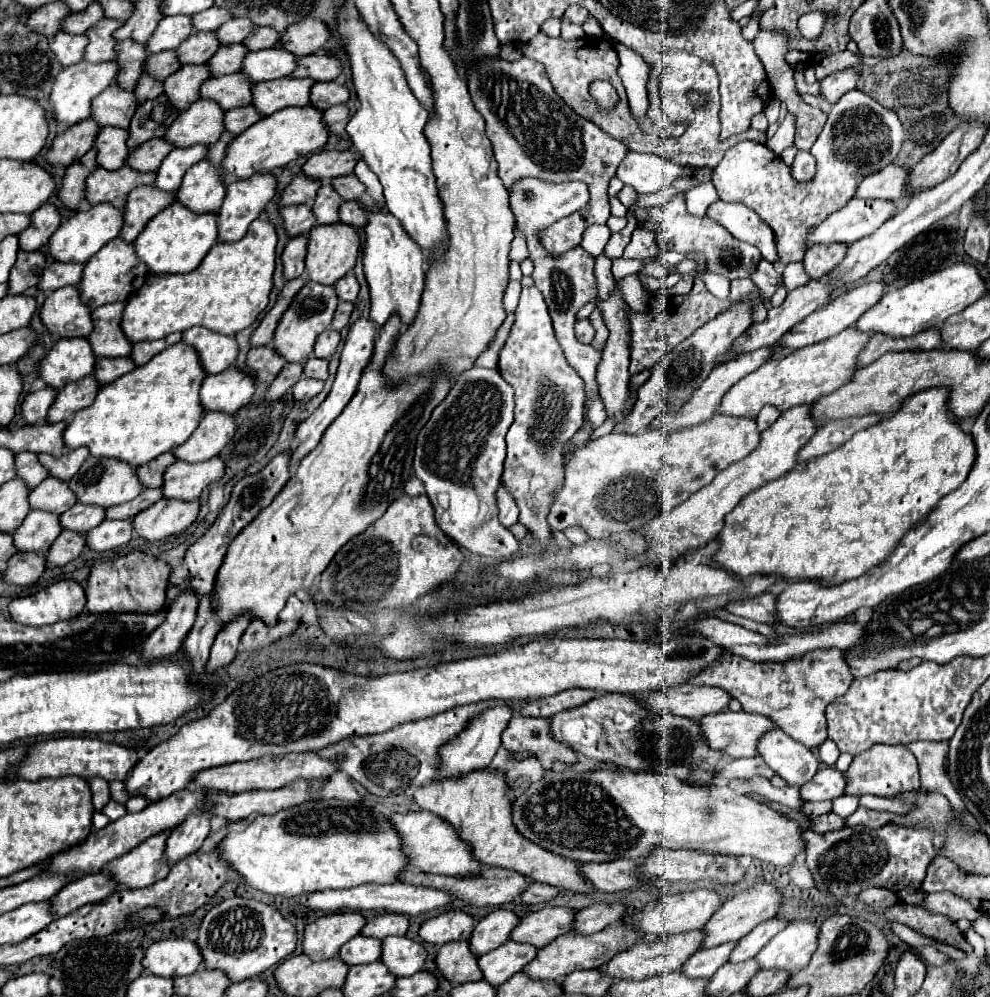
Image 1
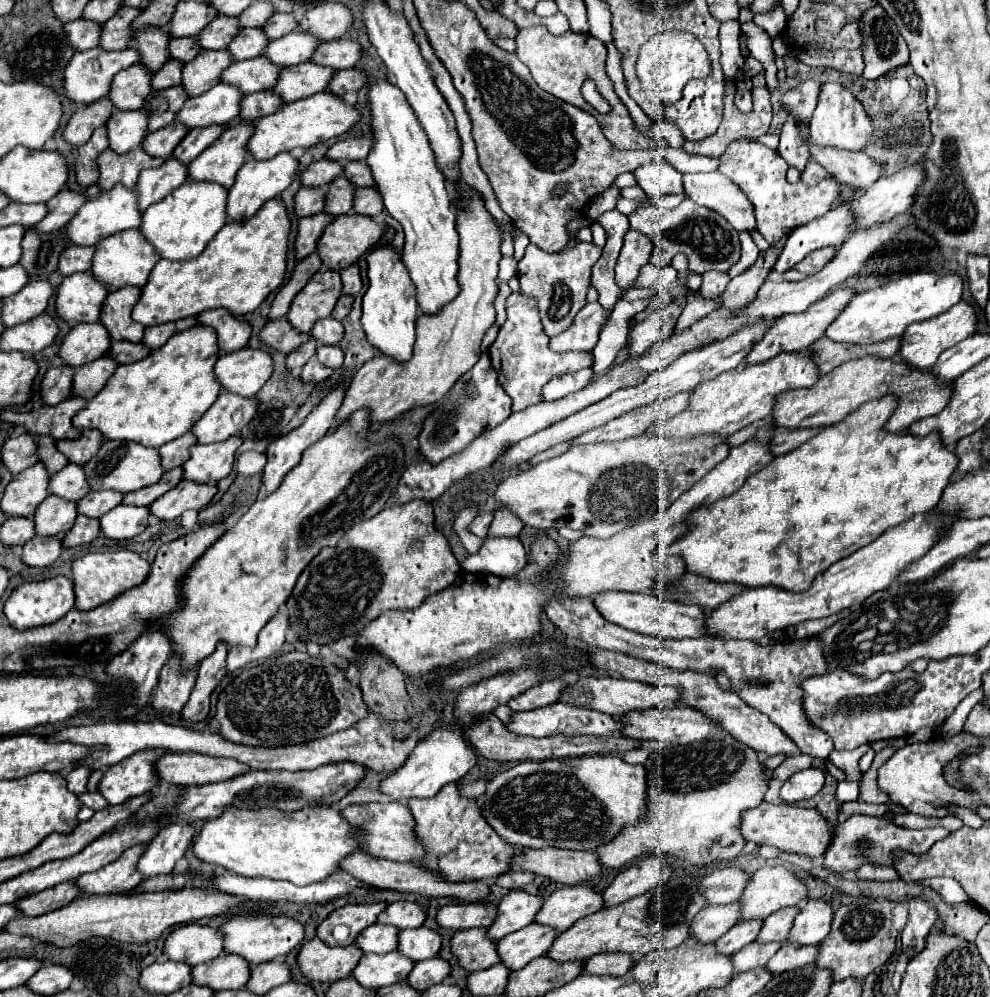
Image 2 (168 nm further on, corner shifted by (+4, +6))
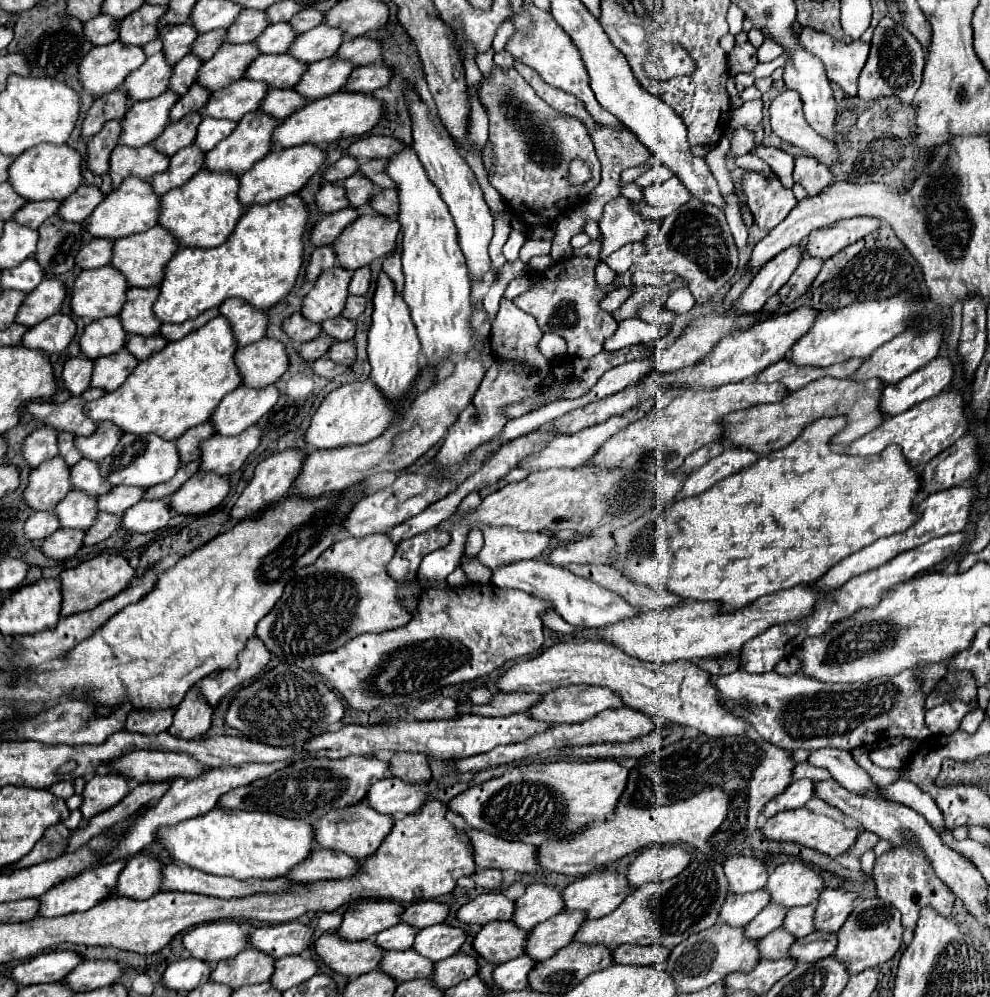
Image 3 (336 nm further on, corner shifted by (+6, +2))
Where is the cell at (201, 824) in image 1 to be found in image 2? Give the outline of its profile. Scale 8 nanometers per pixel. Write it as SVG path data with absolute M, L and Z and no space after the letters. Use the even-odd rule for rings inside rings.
M171 823L163 827L157 837L151 839L145 855L137 863L137 869L145 877L171 873L175 861L185 855L189 845L193 843L195 829L189 823Z

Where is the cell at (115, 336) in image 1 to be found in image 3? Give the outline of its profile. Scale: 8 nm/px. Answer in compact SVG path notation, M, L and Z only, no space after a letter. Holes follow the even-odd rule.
M131 287L127 291L127 303L121 311L121 323L127 333L151 337L159 331L161 321L153 313L153 303L159 297L159 287Z

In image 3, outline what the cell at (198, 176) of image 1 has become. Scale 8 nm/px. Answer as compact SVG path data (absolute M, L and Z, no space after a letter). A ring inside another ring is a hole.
M257 109L255 113L247 113L237 129L227 137L223 139L215 149L211 149L207 155L205 155L205 169L211 169L211 171L229 171L229 173L235 173L235 175L243 175L245 171L249 171L257 161L261 161L273 147L271 143L271 137L273 137L273 131L281 125L283 121L271 117L269 113Z

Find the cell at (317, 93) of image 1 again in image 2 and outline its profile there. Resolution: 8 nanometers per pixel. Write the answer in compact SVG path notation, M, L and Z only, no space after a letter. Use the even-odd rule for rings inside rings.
M345 69L345 71L335 71L329 85L327 85L327 91L341 97L345 91L357 91L361 89L365 83L365 75L357 69Z

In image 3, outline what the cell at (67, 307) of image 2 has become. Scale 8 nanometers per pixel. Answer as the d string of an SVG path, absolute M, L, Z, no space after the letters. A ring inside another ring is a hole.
M111 265L83 271L71 291L71 309L75 315L89 319L119 315L127 301L127 289L125 275Z

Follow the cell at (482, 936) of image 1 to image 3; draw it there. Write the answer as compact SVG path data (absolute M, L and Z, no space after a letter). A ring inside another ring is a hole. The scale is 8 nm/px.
M533 883L527 887L525 895L515 901L515 917L513 921L521 927L531 931L535 925L551 919L553 915L565 909L565 901L561 891L547 883Z

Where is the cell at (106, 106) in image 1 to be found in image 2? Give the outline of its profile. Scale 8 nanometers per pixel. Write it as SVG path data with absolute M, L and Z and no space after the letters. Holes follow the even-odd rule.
M137 63L113 77L107 97L115 109L133 111L143 107L145 97L149 97L149 93L151 93L151 75L145 71L143 65Z

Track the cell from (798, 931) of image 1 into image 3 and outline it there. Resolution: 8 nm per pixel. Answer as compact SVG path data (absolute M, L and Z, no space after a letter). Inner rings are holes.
M827 887L819 901L817 901L817 913L815 913L815 927L817 931L839 931L841 925L851 915L855 901L859 899L853 891L843 891L841 887L831 889Z

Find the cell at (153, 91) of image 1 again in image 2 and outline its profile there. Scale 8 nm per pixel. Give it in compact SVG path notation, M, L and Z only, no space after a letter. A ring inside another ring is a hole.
M167 61L151 79L151 87L153 91L161 91L161 89L167 89L167 87L173 87L173 85L179 85L181 83L181 67L183 63L179 61Z

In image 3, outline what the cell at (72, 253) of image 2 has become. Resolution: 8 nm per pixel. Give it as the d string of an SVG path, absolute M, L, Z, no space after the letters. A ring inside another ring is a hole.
M93 239L87 245L83 245L83 249L79 251L77 257L77 265L81 269L95 269L95 267L103 267L111 263L113 257L113 239Z

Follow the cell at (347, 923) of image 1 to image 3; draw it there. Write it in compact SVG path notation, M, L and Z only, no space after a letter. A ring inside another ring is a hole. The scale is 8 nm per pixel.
M361 901L355 903L347 909L343 923L339 927L339 935L343 935L343 939L371 939L375 937L379 931L393 927L397 923L401 923L401 913L403 913L403 905L395 903L395 901Z

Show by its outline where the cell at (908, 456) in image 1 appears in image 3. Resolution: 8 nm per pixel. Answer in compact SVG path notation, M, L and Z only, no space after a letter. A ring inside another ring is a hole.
M845 417L817 419L811 425L805 425L805 429L799 433L799 437L793 439L785 449L773 451L773 453L757 459L757 463L737 471L735 475L729 475L729 477L717 481L711 489L707 489L699 495L693 495L693 497L685 497L665 509L659 509L657 513L655 513L655 509L649 509L647 513L637 517L633 523L629 523L613 533L615 547L611 551L609 567L619 569L623 573L623 577L627 577L629 581L633 581L637 585L645 585L653 591L663 591L667 587L667 591L671 591L673 595L677 595L681 599L715 601L715 603L719 603L719 613L727 613L731 609L747 607L763 595L791 589L799 583L811 583L811 581L823 577L823 573L827 573L835 563L849 557L851 553L871 545L873 541L877 541L881 537L889 537L893 533L909 529L915 523L915 513L911 513L911 509L913 509L915 497L919 495L919 493L915 493L915 489L919 489L919 473L915 469L907 469L907 465L903 465L903 457L899 457L899 449L895 449L895 445L891 445L891 449L885 449L883 453L879 453L879 457L873 457L867 461L859 461L859 457L843 457L843 453L833 453L831 437L837 431L841 431L843 427L845 427Z

